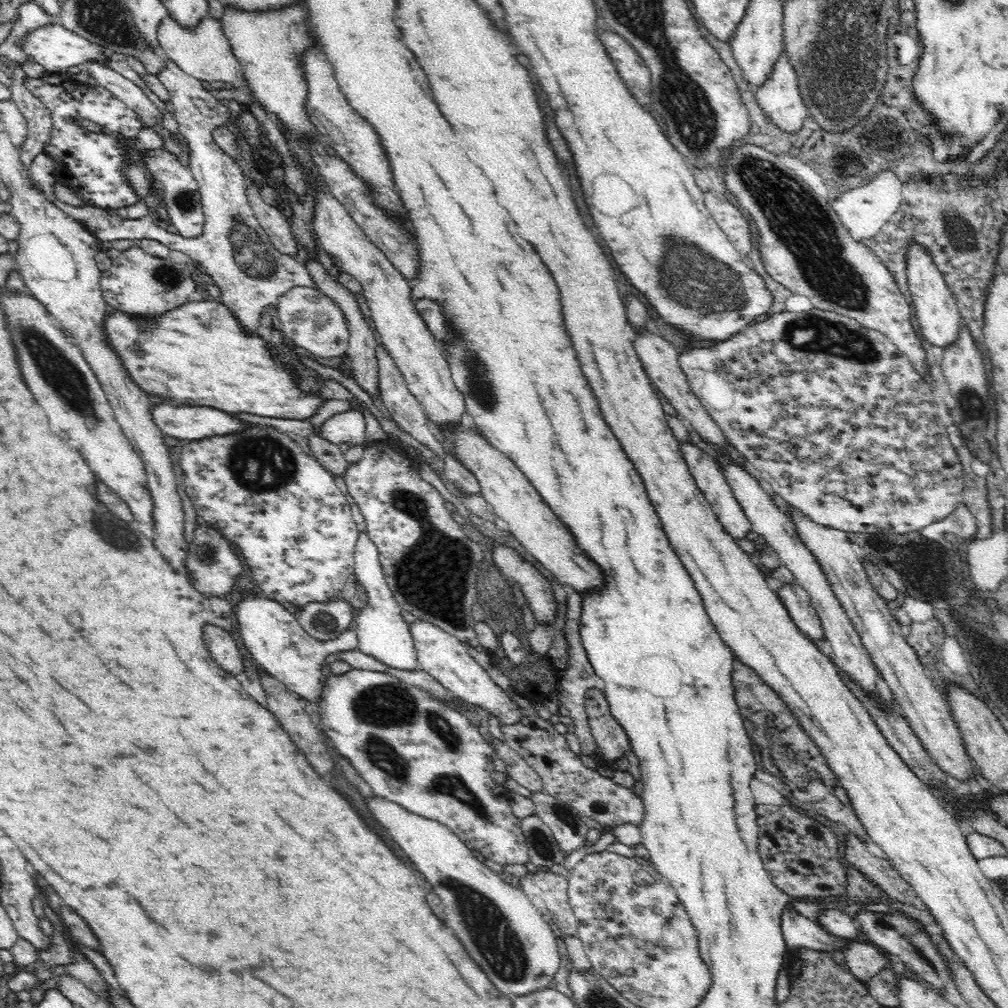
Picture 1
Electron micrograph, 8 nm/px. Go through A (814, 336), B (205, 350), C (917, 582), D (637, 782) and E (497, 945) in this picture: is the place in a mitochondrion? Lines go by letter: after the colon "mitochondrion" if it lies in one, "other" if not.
A: mitochondrion
B: other
C: mitochondrion
D: other
E: mitochondrion

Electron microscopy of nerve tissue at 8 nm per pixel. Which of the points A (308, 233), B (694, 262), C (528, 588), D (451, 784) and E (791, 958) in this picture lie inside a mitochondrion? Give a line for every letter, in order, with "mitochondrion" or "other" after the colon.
A: other
B: mitochondrion
C: other
D: mitochondrion
E: other

